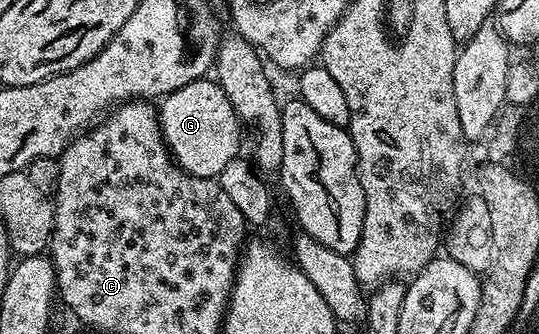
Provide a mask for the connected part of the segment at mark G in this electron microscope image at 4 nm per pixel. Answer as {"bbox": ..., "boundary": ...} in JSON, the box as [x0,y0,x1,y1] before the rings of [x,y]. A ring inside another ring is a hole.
{"bbox":[159,77,243,178],"boundary":[[[208,77],[197,82],[187,84],[175,92],[165,95],[159,102],[159,117],[161,119],[161,135],[165,137],[173,161],[185,169],[188,174],[196,178],[217,178],[231,164],[231,160],[238,157],[241,146],[243,127],[237,119],[235,108],[231,108],[231,100],[223,92],[223,88],[215,80]]]}

